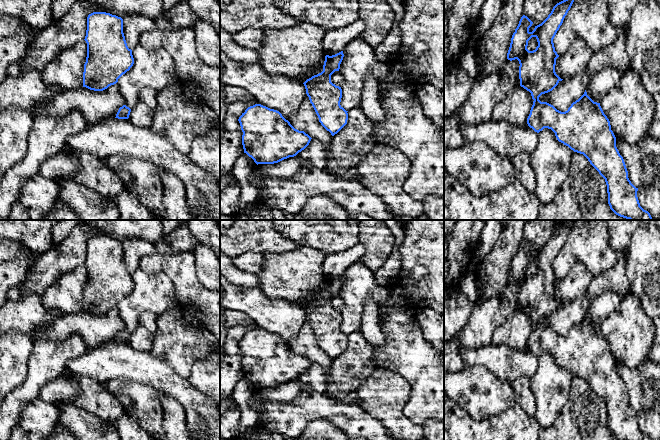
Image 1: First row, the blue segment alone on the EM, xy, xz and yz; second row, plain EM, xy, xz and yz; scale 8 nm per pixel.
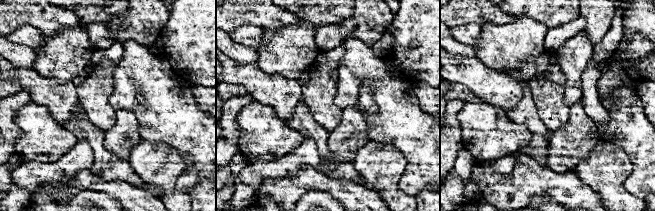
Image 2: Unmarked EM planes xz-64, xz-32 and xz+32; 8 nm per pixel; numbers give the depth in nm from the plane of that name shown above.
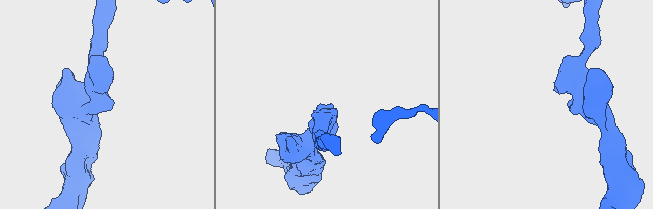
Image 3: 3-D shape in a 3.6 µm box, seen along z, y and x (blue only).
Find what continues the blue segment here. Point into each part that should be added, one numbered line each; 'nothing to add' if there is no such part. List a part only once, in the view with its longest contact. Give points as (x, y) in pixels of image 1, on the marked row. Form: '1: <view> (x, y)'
nothing to add

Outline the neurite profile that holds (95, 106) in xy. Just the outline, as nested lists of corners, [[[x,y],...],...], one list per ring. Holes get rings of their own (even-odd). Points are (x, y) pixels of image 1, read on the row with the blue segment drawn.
[[[116,83],[103,91],[94,91],[86,87],[61,91],[45,103],[32,107],[29,112],[34,117],[39,114],[63,116],[71,111],[78,111],[88,125],[93,125],[115,118],[124,104]]]

